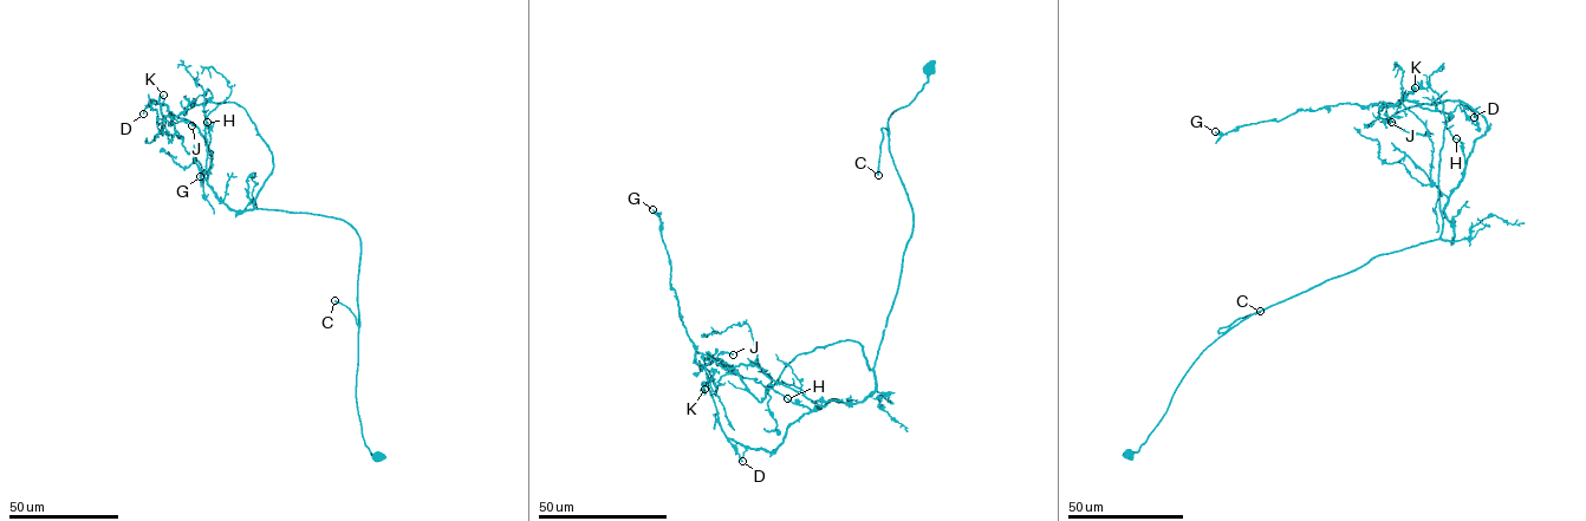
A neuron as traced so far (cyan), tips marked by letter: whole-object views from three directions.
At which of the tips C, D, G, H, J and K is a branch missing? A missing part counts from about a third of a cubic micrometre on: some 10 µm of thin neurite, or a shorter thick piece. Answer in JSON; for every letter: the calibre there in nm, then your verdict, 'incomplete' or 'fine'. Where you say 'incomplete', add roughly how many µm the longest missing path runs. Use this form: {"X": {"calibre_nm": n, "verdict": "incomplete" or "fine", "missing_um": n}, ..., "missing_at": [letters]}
{"C": {"calibre_nm": 360, "verdict": "fine"}, "D": {"calibre_nm": 240, "verdict": "fine"}, "G": {"calibre_nm": 200, "verdict": "fine"}, "H": {"calibre_nm": 200, "verdict": "fine"}, "J": {"calibre_nm": 240, "verdict": "incomplete", "missing_um": 30}, "K": {"calibre_nm": 300, "verdict": "fine"}, "missing_at": ["J"]}

